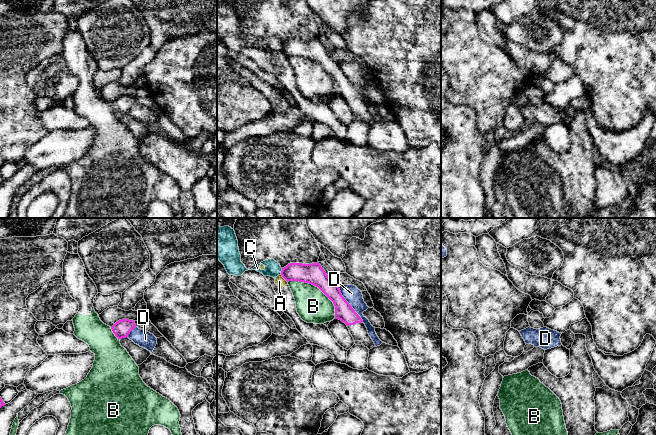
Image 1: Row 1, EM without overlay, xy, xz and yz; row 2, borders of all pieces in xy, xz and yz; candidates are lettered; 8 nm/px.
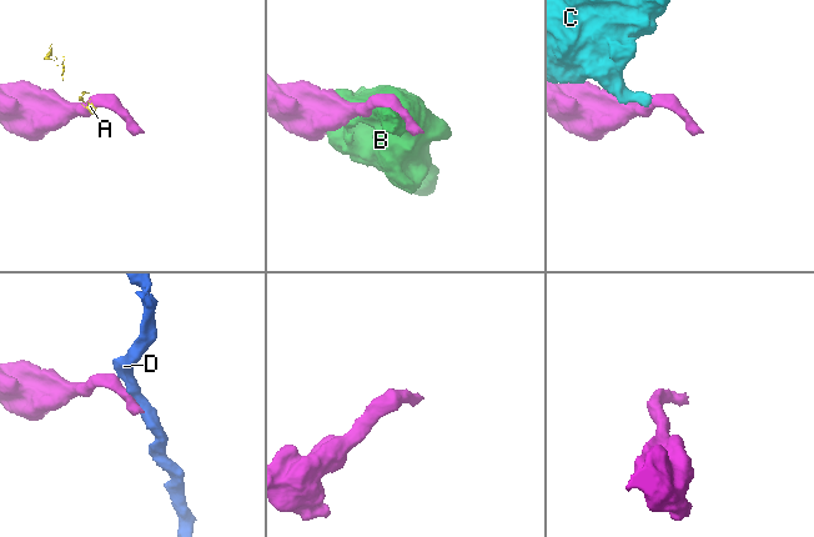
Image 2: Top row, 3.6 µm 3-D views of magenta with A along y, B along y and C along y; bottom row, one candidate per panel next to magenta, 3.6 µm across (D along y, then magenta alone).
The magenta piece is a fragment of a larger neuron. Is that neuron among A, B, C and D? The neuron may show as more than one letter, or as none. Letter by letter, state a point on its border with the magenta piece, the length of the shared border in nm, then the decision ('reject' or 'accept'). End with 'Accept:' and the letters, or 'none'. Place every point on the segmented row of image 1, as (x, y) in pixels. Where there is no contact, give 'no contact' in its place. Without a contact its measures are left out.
A: xz (283, 277) | 90 nm | reject
B: xz (318, 287) | 480 nm | reject
C: xz (281, 271) | 50 nm | reject
D: xz (349, 304) | 340 nm | reject
Accept: none

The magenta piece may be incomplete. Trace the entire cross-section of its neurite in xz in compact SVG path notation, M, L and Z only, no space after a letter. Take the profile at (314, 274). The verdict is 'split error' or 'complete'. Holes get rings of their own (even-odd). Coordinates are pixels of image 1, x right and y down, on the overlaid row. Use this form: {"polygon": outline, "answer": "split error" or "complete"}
{"polygon": "M318 262L312 264L290 263L282 268L281 275L287 282L299 281L318 287L333 302L335 318L347 325L354 341L361 341L369 350L375 347L361 317L345 300L339 287L332 282Z", "answer": "split error"}

